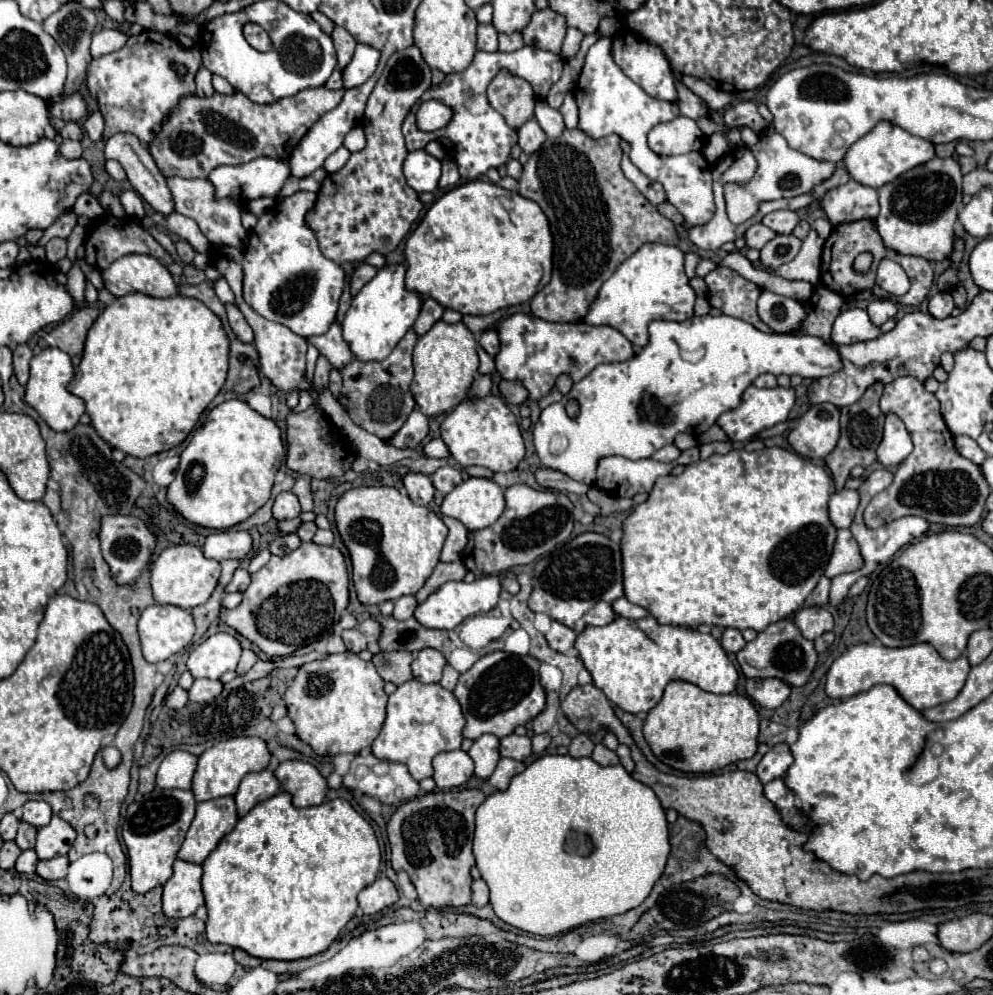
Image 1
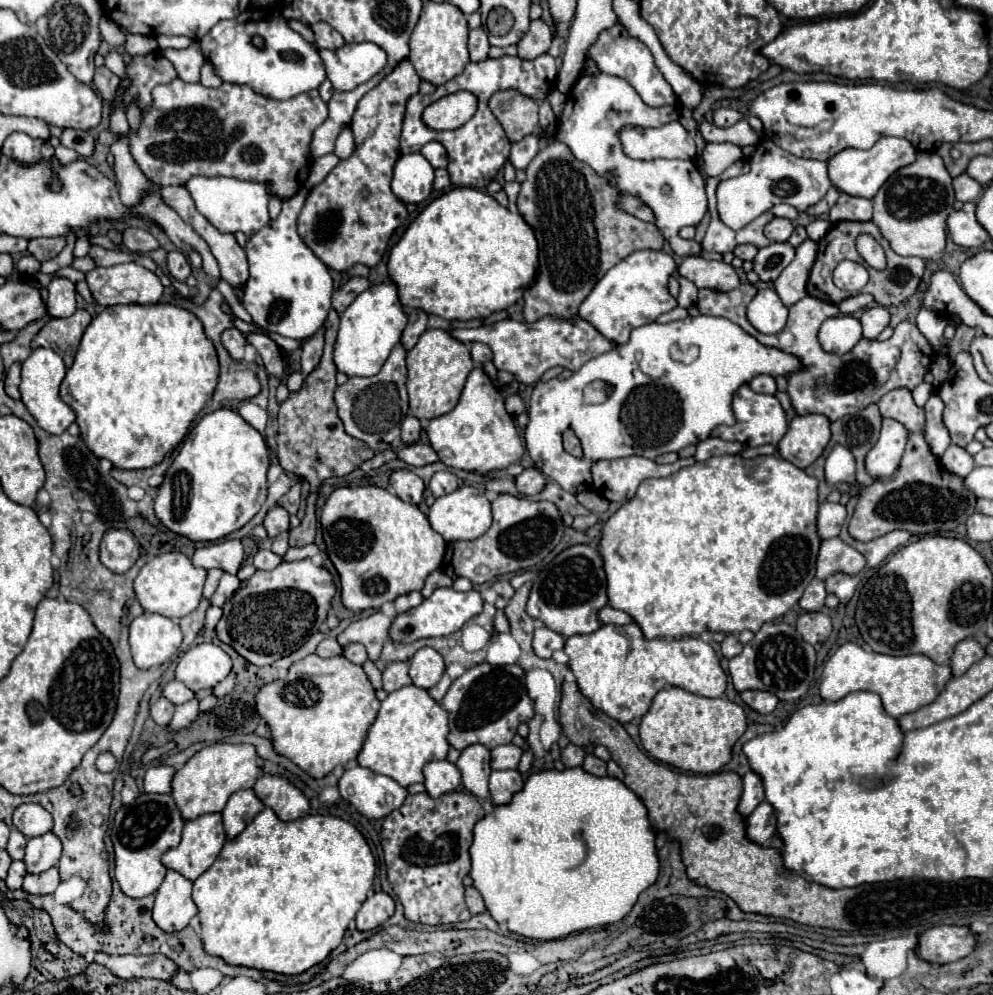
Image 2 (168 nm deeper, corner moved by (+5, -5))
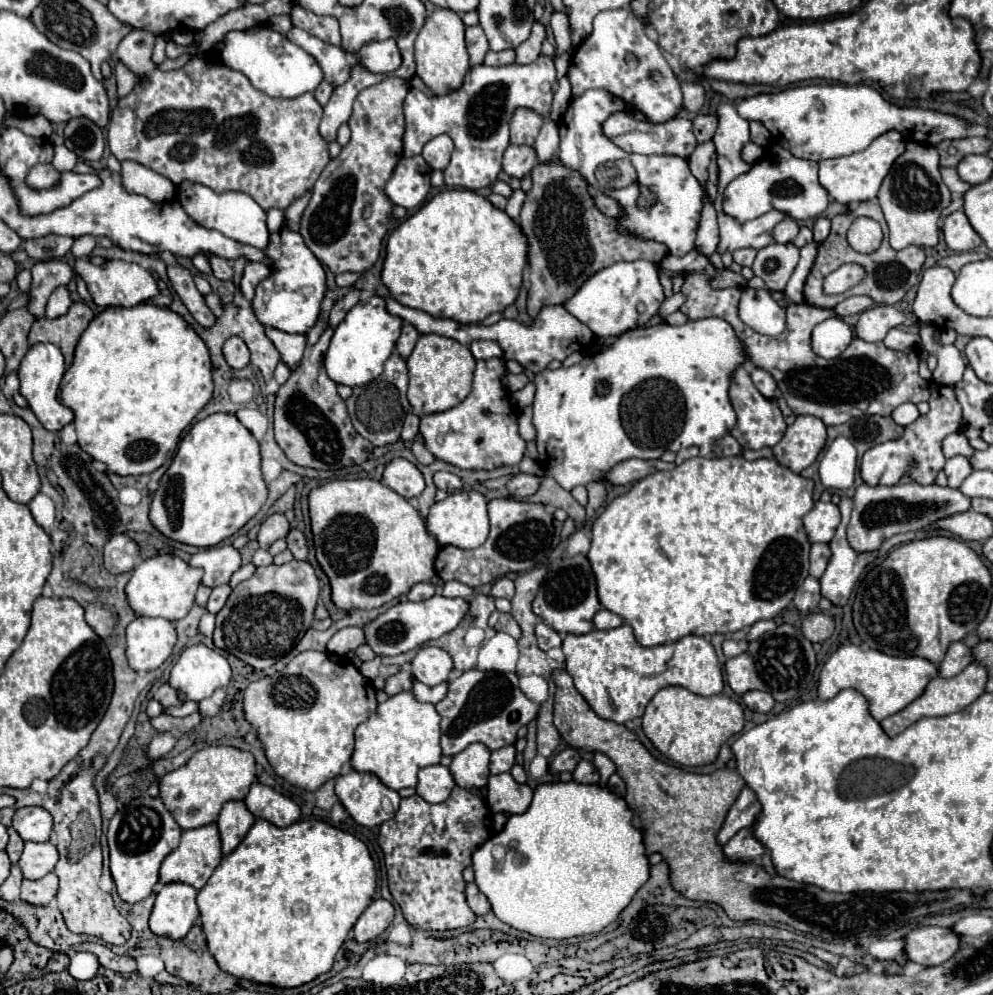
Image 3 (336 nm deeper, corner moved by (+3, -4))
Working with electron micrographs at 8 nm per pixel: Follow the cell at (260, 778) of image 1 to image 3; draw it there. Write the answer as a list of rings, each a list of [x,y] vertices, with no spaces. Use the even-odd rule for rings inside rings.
[[[228,801],[216,821],[222,839],[222,853],[228,855],[244,839],[246,831],[252,827],[256,817],[248,811],[244,801]]]

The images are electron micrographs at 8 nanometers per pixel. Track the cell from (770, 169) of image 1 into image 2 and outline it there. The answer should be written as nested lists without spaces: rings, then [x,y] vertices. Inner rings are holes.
[[[772,140],[760,142],[748,162],[750,162],[748,174],[722,180],[716,190],[720,220],[732,230],[740,230],[742,226],[750,224],[754,218],[758,218],[762,212],[776,204],[790,204],[798,212],[804,212],[816,202],[820,202],[826,196],[828,188],[832,186],[832,182],[828,180],[826,162],[792,156]]]

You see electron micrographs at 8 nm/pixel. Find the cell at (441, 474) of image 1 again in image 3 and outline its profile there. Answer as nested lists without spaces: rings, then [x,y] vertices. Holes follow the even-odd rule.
[[[438,471],[434,475],[434,485],[442,491],[448,491],[448,493],[454,493],[454,491],[462,489],[462,481],[454,473],[448,473],[448,471]]]

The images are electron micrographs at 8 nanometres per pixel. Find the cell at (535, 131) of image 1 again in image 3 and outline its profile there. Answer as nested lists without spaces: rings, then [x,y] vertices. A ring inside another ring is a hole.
[[[510,145],[506,149],[504,161],[502,161],[502,169],[510,177],[518,177],[518,179],[522,179],[522,175],[530,173],[536,165],[538,165],[538,155],[536,155],[534,147],[530,147],[530,145]]]

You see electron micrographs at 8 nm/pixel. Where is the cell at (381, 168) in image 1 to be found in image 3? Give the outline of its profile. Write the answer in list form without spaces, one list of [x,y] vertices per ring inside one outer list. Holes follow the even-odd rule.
[[[388,77],[358,93],[354,113],[348,121],[352,139],[318,177],[312,189],[312,199],[300,219],[300,235],[304,237],[304,243],[320,263],[336,275],[346,271],[368,271],[380,257],[386,233],[396,225],[396,219],[392,217],[394,203],[386,197],[384,185],[402,157],[402,103],[408,89],[410,83],[406,79]]]

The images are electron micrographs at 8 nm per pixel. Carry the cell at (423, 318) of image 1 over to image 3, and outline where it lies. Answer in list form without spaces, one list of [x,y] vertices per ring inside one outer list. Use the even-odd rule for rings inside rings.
[[[404,323],[404,325],[402,325],[402,335],[400,335],[398,343],[396,343],[396,351],[406,359],[406,357],[412,353],[418,337],[420,337],[420,333],[416,331],[416,327],[410,325],[410,323]]]

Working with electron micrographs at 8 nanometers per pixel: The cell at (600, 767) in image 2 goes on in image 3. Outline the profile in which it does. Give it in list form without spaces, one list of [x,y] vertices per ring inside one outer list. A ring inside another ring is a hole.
[[[580,761],[578,767],[574,769],[574,779],[578,783],[598,783],[600,781],[600,775],[598,775],[598,769],[594,767],[594,763]]]

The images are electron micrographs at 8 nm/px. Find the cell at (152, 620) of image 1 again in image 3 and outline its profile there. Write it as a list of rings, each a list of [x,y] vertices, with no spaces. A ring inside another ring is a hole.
[[[136,617],[126,627],[126,657],[134,671],[158,669],[176,645],[174,623],[162,617]]]

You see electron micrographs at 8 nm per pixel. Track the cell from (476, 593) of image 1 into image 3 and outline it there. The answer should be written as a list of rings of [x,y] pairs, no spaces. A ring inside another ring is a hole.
[[[434,595],[426,601],[420,603],[400,603],[390,607],[386,613],[378,615],[374,621],[364,625],[366,631],[366,643],[372,647],[376,655],[400,655],[410,649],[416,649],[418,645],[424,645],[426,641],[438,639],[444,633],[450,633],[456,629],[456,625],[464,619],[468,613],[468,601],[462,597],[444,597],[444,595]]]

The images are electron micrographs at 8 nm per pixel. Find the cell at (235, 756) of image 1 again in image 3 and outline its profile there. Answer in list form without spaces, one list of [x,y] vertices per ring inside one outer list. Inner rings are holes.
[[[212,745],[212,747],[204,747],[204,749],[196,751],[190,757],[190,761],[186,765],[182,765],[180,769],[160,777],[160,797],[182,829],[196,829],[196,827],[214,823],[226,801],[244,799],[248,795],[254,779],[256,779],[256,761],[254,761],[254,755],[250,751],[234,749],[234,747],[228,747],[228,745]]]

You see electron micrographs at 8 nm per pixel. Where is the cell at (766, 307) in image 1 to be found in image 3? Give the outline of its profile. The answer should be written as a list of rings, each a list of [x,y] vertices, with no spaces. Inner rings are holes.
[[[746,287],[742,291],[742,299],[740,299],[740,319],[750,325],[754,331],[762,333],[762,335],[780,335],[786,327],[786,309],[772,299],[772,293],[768,289],[752,289]]]

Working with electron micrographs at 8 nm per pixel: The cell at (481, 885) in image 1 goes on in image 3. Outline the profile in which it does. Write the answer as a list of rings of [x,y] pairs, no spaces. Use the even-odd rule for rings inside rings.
[[[468,883],[468,885],[466,885],[466,899],[468,899],[470,909],[472,909],[476,915],[486,915],[486,913],[490,911],[490,903],[488,903],[486,895],[482,895],[480,889],[478,889],[474,883]]]

